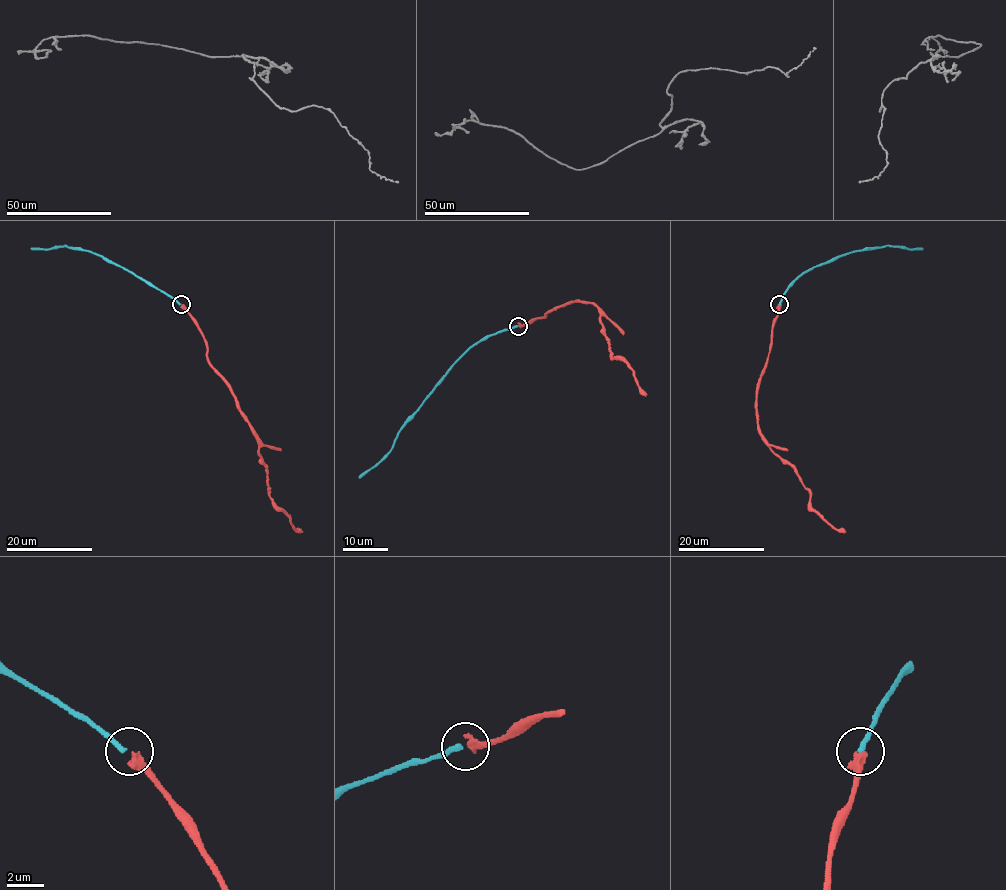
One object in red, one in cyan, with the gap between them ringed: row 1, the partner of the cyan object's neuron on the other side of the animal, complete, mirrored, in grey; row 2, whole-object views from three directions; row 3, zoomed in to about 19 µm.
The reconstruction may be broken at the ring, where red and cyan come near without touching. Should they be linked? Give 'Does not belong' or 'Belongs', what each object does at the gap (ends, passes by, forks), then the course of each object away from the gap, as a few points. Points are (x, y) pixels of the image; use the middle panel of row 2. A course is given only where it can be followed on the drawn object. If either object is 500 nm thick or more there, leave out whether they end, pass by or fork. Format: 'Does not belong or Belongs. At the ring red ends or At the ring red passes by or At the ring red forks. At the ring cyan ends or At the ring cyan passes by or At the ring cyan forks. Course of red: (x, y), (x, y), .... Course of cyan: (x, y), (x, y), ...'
Does not belong. At the ring red ends. At the ring cyan ends. Course of red: (518, 325), (571, 301), (593, 304), (600, 312), (610, 357), (621, 358), (633, 371), (646, 396). Course of cyan: (517, 325), (484, 337), (464, 355), (401, 429), (393, 447), (359, 478)

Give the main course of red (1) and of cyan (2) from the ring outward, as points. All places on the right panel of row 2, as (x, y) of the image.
1: (779, 305), (767, 363), (756, 391), (759, 432), (793, 468), (809, 491), (810, 506), (835, 528), (845, 531)
2: (779, 304), (790, 286), (807, 271), (854, 251), (894, 246), (923, 248)

